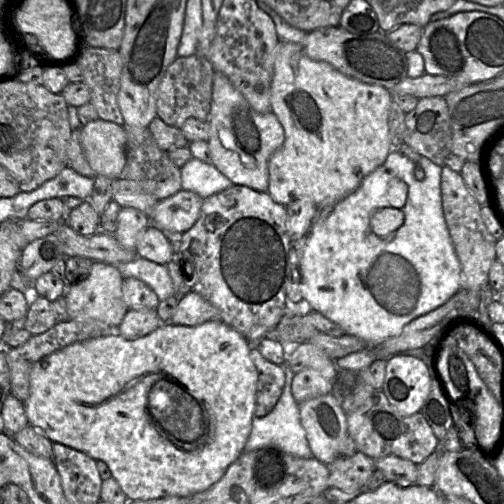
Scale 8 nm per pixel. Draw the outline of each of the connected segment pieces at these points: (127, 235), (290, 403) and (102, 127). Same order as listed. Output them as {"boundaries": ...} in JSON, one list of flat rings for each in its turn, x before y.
{"boundaries":[[[123,207,119,212,118,225,113,236,125,249,136,250,139,236,149,225,150,218,144,212,132,207]],[[286,348,285,363,282,365,285,372,285,384,282,394,269,414,263,417,256,417,254,415,252,419,251,433,246,441,243,453,263,447,274,447,296,457,312,457,311,449,306,438,306,433,300,421,298,403,295,401,291,392,291,384,295,373,293,373,287,364,289,349,290,348]],[[97,119,81,127,84,155,96,175,119,179,125,174,126,132,123,126]]]}

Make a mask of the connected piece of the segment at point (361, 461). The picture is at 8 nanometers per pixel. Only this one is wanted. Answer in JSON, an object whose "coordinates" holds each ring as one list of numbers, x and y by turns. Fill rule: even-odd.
{"coordinates":[[357,451,352,456,338,456,328,465,330,488,345,491,361,490,376,469,374,459]]}

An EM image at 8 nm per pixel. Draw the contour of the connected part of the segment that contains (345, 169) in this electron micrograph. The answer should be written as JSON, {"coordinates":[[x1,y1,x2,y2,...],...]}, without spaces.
{"coordinates":[[280,40,275,55,274,74,270,88,271,108,284,128,285,141,280,149,274,152,268,162,269,185,268,193,277,202,284,206,297,199,310,199,315,204,321,202,339,202,358,189,362,181,374,170,380,167,391,152,389,140,388,116,390,104,393,101,389,89,370,85,354,78,351,78,326,62,310,59,301,43,287,42]]}

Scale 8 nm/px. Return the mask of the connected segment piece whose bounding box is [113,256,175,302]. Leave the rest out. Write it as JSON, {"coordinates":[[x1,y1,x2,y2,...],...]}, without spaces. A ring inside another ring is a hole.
{"coordinates":[[136,257,130,262,113,264,124,278,134,277,146,283,157,295,159,302,175,295,172,279,166,265]]}

